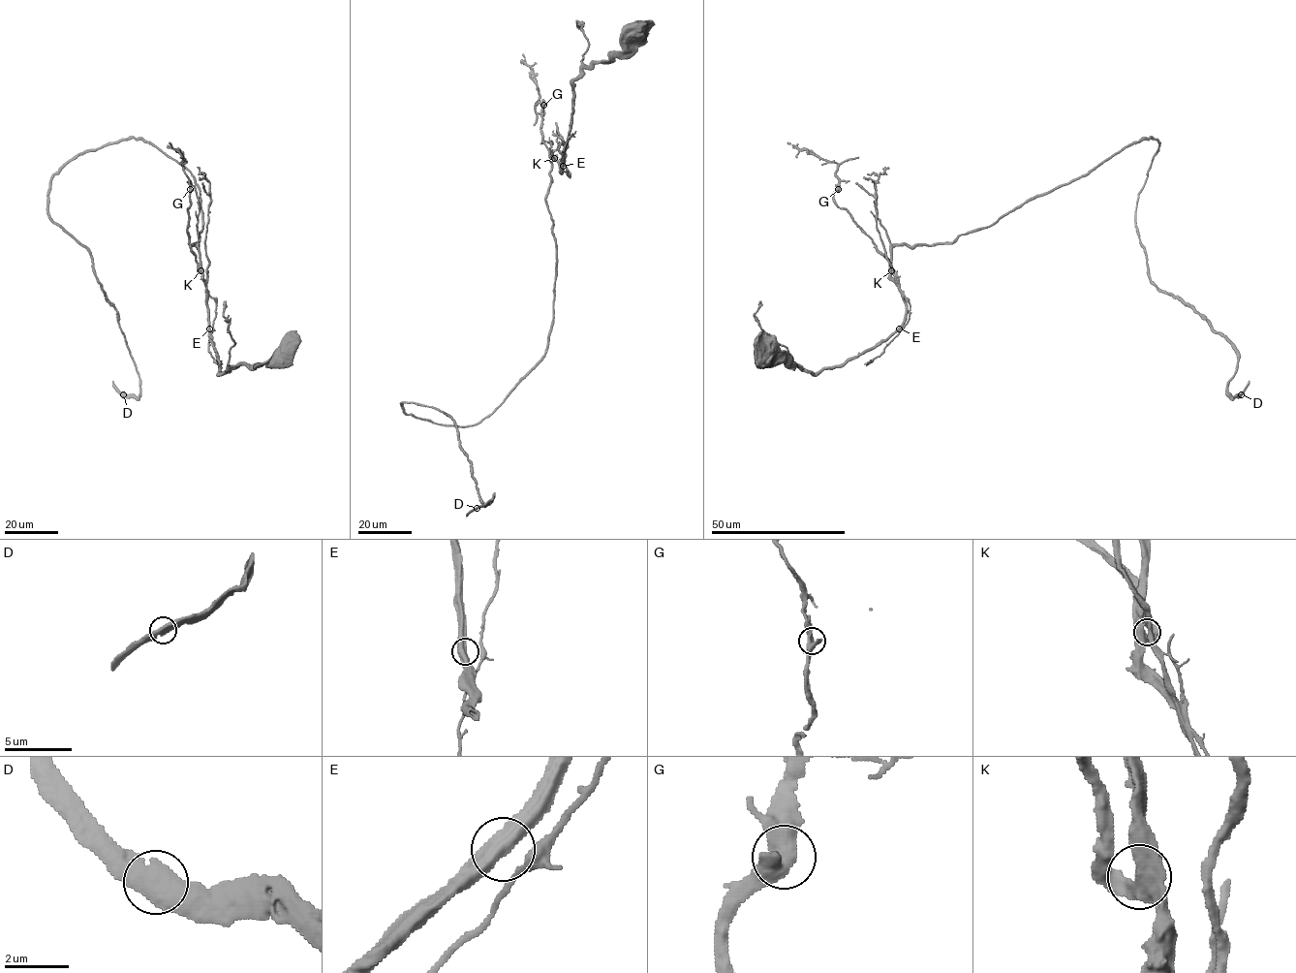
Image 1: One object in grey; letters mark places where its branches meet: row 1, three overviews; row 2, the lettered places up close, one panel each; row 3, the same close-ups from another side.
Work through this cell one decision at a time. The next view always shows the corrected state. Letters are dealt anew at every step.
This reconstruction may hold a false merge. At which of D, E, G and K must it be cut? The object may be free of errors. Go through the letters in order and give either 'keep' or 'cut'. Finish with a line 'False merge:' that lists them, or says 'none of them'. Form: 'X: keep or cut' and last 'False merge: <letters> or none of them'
D: keep
E: keep
G: keep
K: keep
False merge: none of them

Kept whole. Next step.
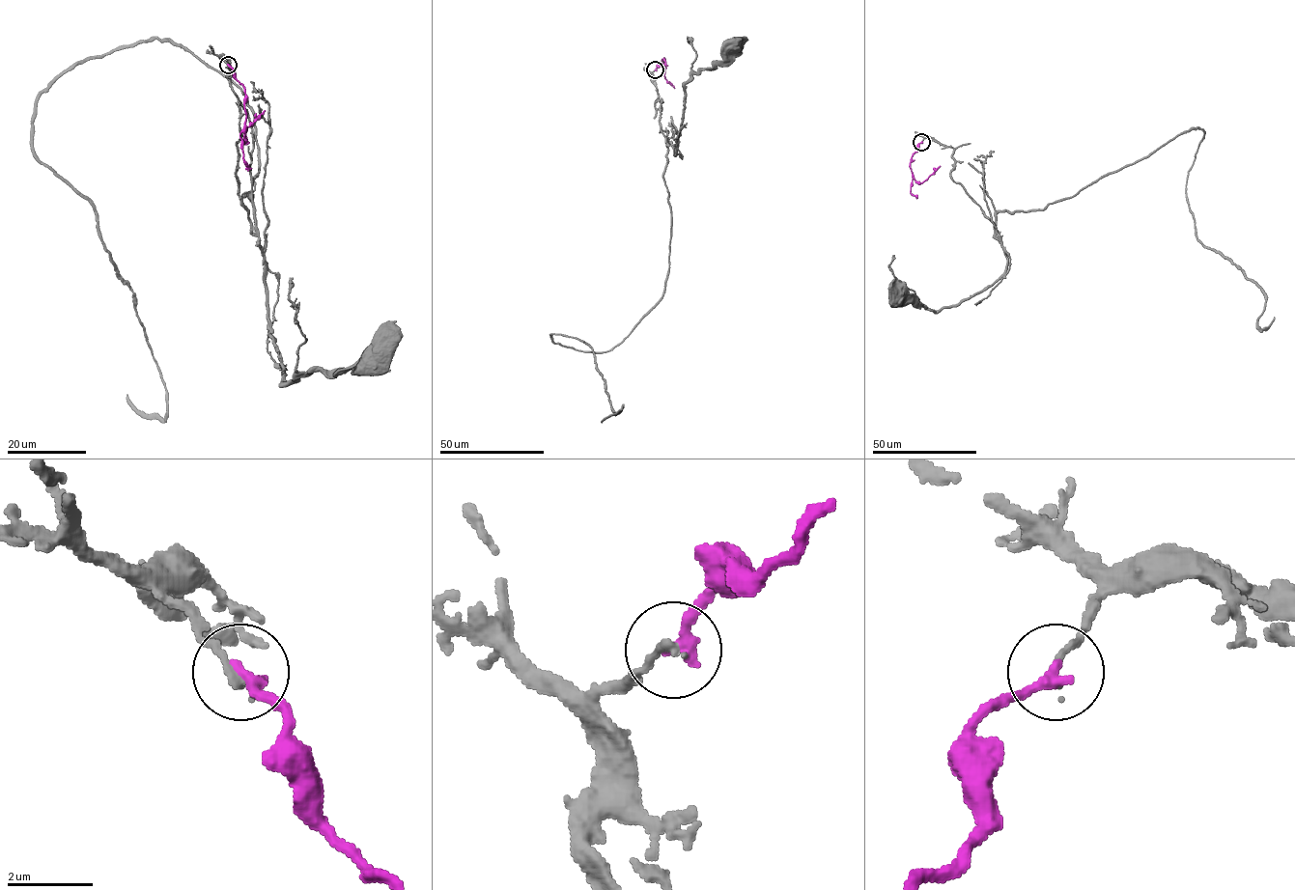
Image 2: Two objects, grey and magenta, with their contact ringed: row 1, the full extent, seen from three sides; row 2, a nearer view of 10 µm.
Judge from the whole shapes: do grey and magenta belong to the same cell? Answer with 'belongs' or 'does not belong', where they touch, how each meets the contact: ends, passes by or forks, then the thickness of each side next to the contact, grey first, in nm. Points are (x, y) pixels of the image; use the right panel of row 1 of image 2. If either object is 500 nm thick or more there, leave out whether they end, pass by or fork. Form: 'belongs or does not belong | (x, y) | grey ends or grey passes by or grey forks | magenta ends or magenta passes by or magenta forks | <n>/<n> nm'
does not belong | (921, 142) | grey ends | magenta ends | 220/320 nm

